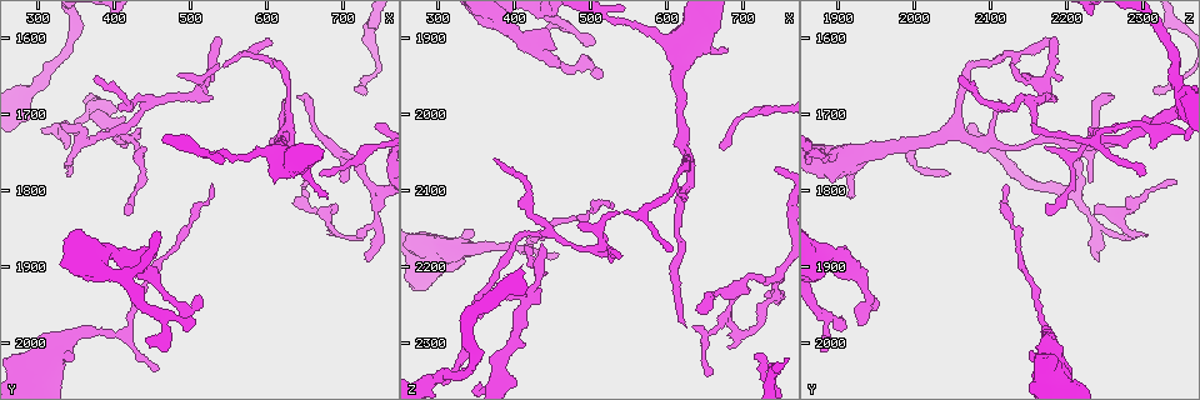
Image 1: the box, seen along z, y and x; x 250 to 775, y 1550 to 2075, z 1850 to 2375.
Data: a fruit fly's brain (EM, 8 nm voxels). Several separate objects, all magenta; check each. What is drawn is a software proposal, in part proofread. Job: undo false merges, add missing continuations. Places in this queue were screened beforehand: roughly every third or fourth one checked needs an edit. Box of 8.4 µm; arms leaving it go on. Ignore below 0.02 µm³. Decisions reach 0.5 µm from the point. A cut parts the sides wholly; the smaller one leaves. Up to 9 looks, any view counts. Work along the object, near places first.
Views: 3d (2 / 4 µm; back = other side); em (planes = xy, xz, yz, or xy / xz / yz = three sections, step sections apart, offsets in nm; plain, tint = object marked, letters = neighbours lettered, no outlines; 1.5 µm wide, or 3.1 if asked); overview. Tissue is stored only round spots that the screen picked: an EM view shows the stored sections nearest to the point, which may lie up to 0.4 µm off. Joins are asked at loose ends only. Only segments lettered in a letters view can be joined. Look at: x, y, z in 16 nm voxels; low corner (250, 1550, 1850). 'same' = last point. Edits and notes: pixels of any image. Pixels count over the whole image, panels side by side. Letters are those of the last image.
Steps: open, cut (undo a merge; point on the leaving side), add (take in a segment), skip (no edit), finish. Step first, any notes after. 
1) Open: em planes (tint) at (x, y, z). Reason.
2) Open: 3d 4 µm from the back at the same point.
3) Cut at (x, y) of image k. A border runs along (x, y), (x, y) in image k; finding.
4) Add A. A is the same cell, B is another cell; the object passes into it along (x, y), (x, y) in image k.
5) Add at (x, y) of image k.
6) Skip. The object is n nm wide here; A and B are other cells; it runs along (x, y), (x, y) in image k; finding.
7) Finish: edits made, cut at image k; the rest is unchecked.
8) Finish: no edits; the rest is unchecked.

Open: 3d 4 µm at (485, 1645, 2140). Tapers out.

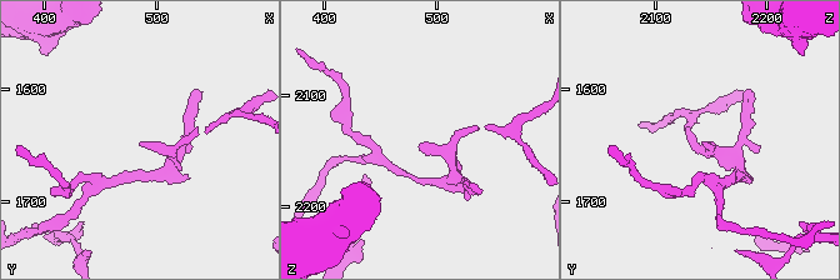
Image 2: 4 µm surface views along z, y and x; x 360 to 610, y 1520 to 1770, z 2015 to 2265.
Open: em planes (letters) at (486, 1648, 2142).

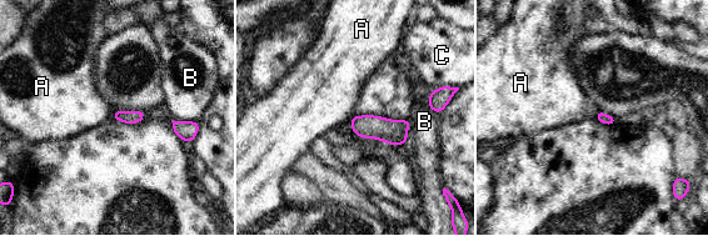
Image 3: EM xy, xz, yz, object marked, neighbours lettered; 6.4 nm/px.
Skip. A, B and C are other cells; a border runs along (115, 111), (111, 118) in image 3; no lettered segment goes on from it.

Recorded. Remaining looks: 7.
Open: em planes (plain) at (415, 1825, 2175).

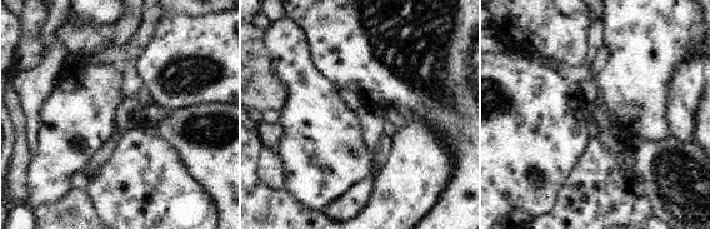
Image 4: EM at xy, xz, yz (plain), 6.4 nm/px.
Open: em planes (letters) at the same point. What lies round it.

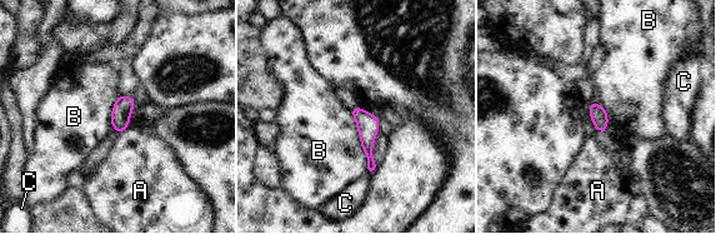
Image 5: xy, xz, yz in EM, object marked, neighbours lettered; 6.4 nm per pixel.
Skip. The longest contact is with B, 420 nm; A, B and C are other cells; no lettered segment goes on from it.

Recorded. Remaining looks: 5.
Open: 3d 2 µm at (735, 1890, 2245). Tapers out.

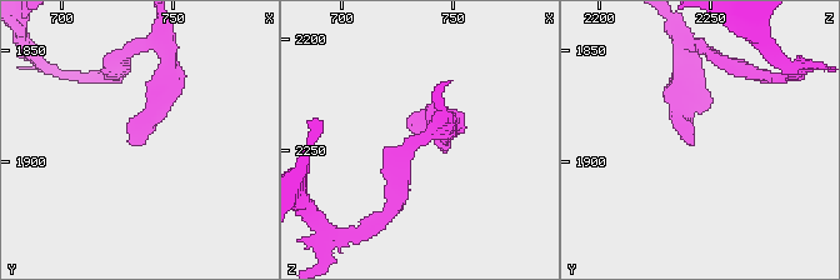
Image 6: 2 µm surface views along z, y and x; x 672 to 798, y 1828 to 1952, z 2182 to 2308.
Open: em planes (tint) at (734, 1894, 2241). Now the EM.

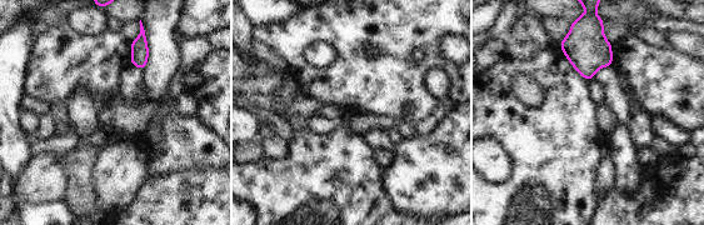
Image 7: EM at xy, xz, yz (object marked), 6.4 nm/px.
Open: em planes (letters) at the same point. See the neighbours.

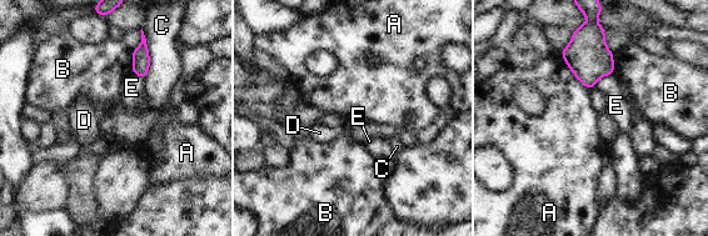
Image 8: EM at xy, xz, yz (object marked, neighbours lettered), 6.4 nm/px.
Skip. A, B, C, D and E are other cells; a border runs along (559, 54), (571, 71), (589, 90) in image 8; no lettered segment goes on from it.

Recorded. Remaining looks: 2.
Finish: no edits; the rest is unchecked.

